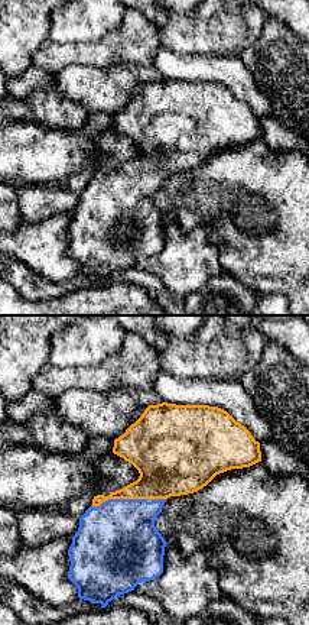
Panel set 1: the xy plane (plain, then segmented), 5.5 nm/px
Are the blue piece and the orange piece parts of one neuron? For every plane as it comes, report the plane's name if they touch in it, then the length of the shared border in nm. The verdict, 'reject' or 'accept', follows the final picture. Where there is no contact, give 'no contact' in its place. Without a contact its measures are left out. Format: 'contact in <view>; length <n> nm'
contact in xy; length 320 nm

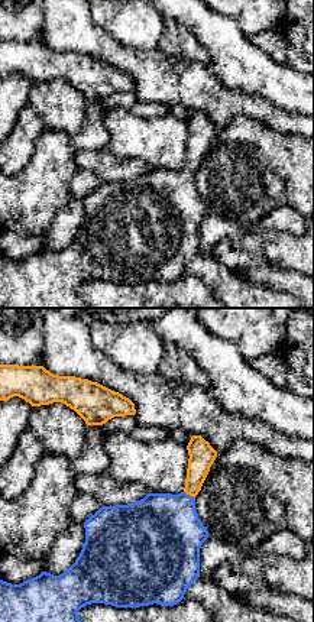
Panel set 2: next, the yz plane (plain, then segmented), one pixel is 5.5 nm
contact in yz; length 80 nm

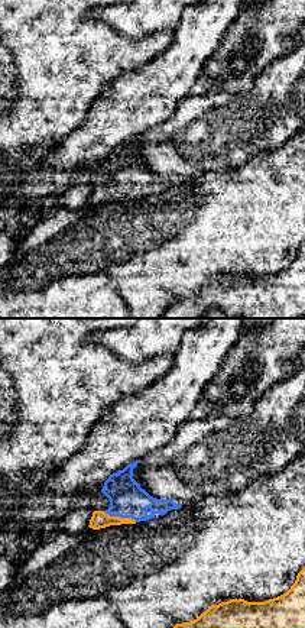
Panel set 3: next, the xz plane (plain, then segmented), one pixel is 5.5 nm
contact in xz; length 200 nm

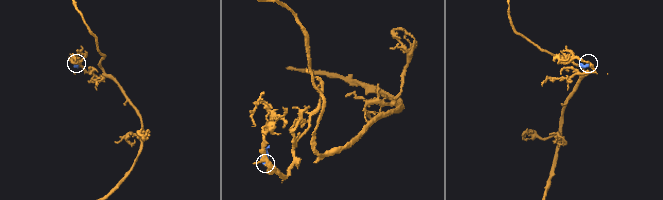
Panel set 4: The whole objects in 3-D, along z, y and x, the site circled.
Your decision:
accept

